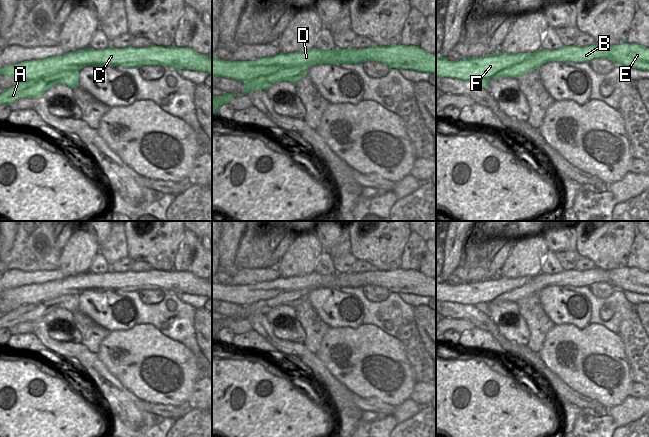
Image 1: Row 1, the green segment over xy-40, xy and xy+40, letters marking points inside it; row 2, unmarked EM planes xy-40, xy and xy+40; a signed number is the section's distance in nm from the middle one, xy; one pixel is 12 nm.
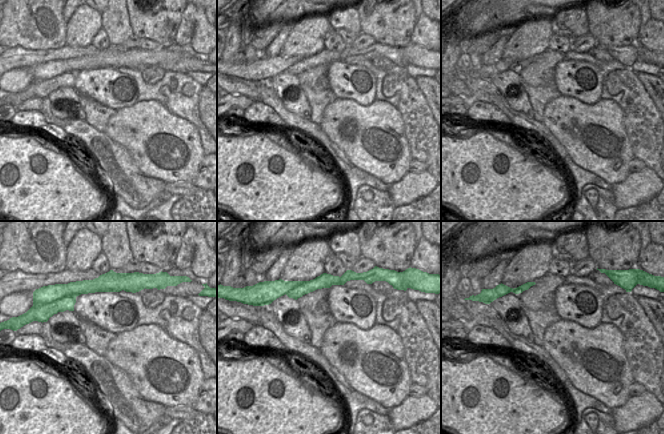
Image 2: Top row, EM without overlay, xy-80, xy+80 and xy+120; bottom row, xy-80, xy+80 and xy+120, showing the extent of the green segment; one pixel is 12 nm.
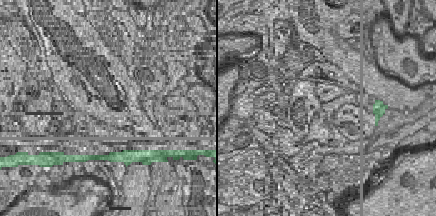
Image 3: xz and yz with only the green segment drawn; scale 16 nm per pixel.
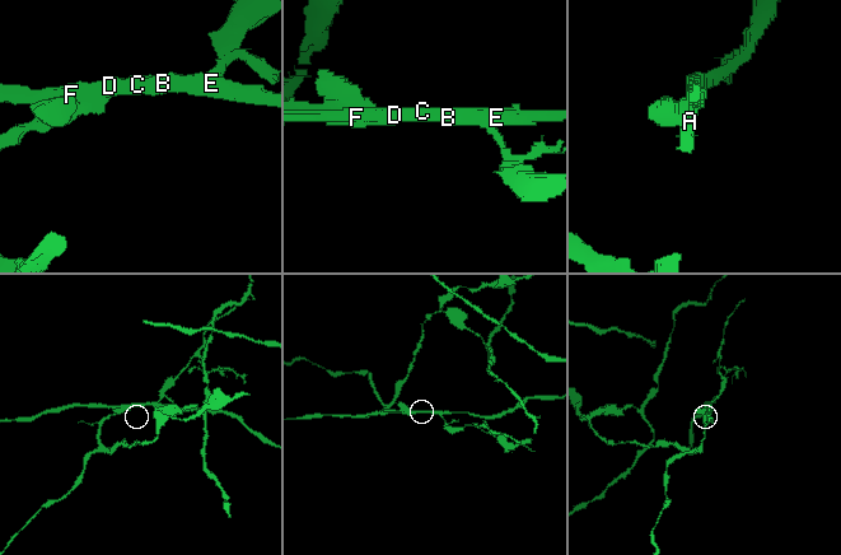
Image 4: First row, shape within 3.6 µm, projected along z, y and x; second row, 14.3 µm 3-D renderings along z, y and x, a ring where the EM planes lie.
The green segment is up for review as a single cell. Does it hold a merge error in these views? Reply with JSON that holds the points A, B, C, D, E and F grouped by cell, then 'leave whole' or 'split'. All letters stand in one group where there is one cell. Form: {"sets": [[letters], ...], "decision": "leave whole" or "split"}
{"sets": [["A", "B"], ["C", "D", "E", "F"]], "decision": "split"}

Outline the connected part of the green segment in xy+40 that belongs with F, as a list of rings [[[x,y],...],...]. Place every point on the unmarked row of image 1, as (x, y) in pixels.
[[[498,276],[479,282],[448,285],[436,281],[436,301],[456,302],[463,305],[489,304],[500,295],[524,286],[533,277],[506,278]]]

